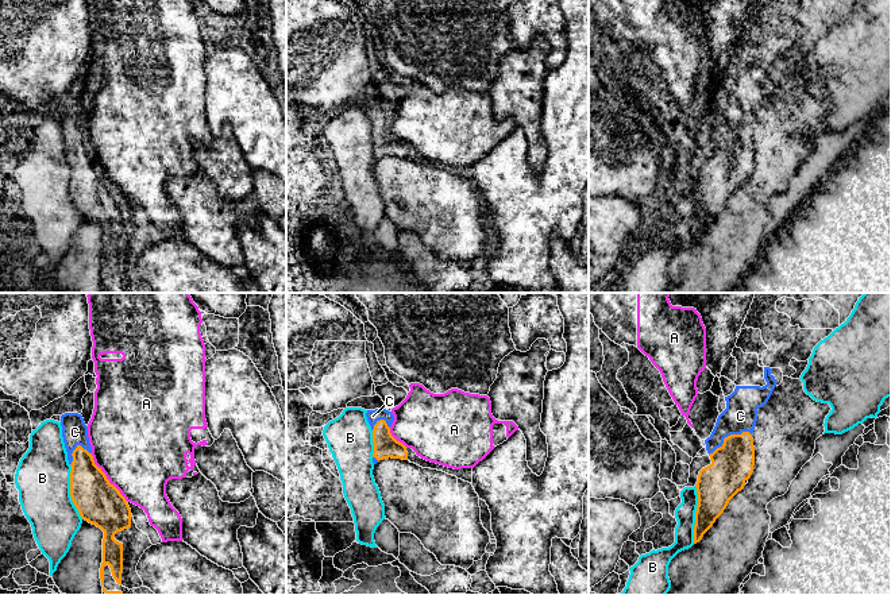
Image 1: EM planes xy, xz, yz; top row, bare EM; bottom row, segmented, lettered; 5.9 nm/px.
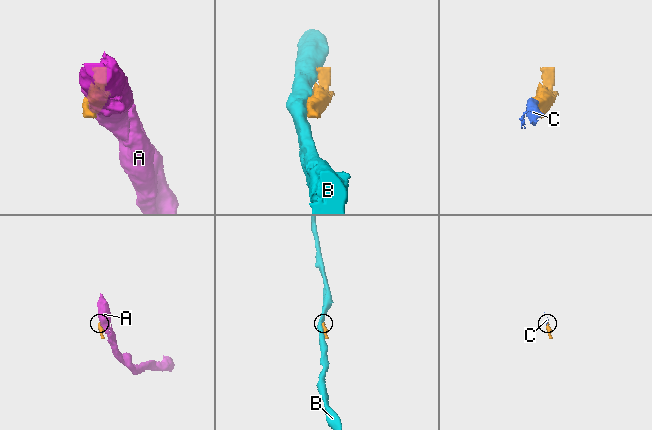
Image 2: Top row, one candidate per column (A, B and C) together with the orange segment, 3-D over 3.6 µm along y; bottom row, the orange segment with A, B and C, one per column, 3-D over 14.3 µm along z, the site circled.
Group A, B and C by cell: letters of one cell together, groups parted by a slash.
A / B / C

